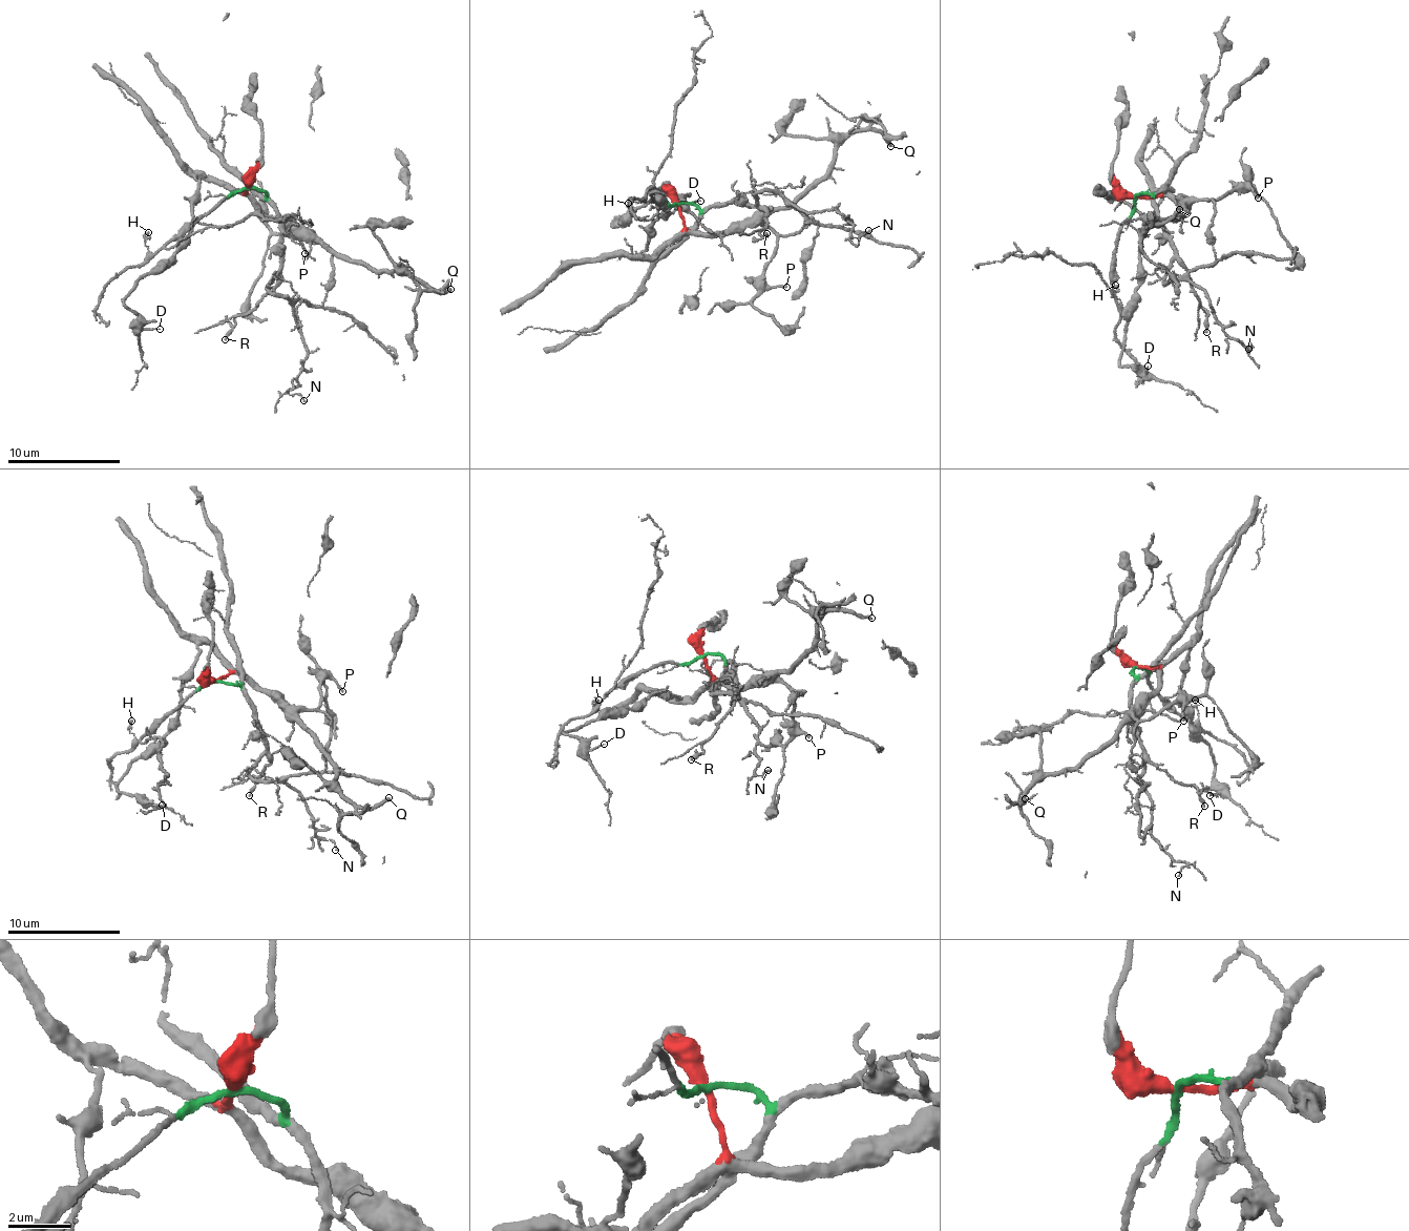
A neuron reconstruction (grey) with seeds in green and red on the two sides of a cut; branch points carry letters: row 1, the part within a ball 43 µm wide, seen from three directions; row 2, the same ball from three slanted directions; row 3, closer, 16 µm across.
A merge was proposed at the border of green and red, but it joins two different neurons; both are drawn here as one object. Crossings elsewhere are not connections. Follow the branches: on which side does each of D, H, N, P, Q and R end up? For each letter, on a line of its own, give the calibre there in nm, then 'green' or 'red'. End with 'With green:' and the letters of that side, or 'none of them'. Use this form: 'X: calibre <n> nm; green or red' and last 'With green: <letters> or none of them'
D: calibre 100 nm; red
H: calibre 90 nm; green
N: calibre 120 nm; green
P: calibre 140 nm; red
Q: calibre 200 nm; red
R: calibre 200 nm; green
With green: H, N, R

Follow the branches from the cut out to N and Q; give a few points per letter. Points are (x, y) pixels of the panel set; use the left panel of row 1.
N: (250, 186), (266, 191), (276, 212), (280, 265), (268, 286), (291, 297), (308, 356), (288, 391), (305, 400)
Q: (248, 186), (248, 196), (263, 212), (343, 255), (376, 271), (395, 269), (418, 284), (450, 288)

